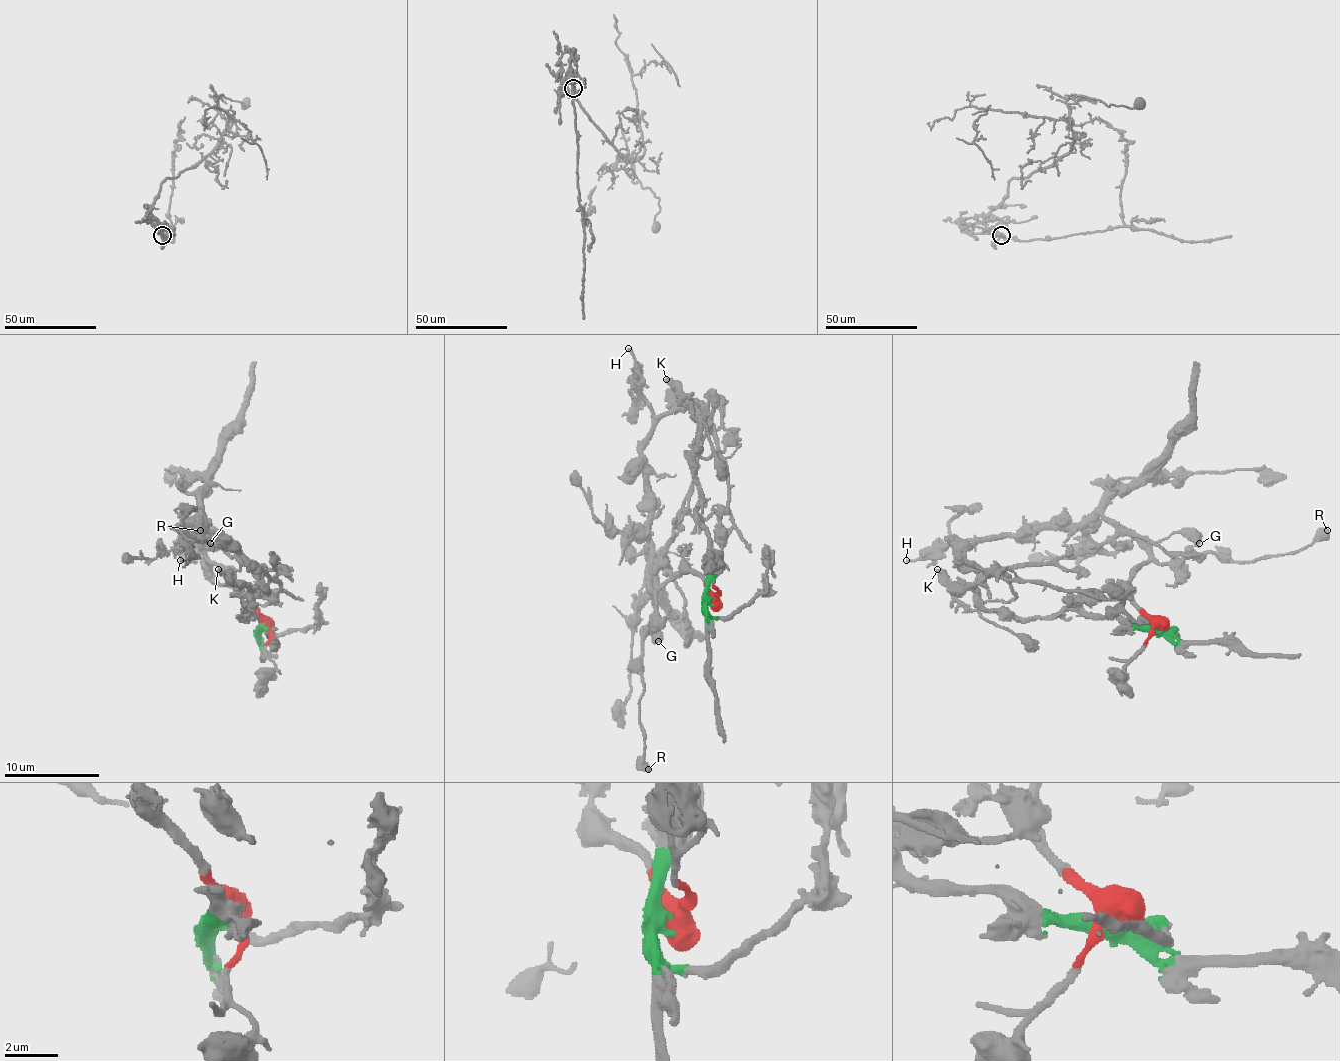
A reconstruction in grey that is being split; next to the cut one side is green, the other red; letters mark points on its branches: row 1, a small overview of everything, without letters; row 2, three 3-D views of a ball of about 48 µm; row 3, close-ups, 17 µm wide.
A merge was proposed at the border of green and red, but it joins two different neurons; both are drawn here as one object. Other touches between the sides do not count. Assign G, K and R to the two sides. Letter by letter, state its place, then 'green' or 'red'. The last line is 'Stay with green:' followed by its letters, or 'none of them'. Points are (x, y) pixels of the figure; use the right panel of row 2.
G: place (1199, 543); red
K: place (937, 569); green
R: place (1327, 530); red
Stay with green: K

